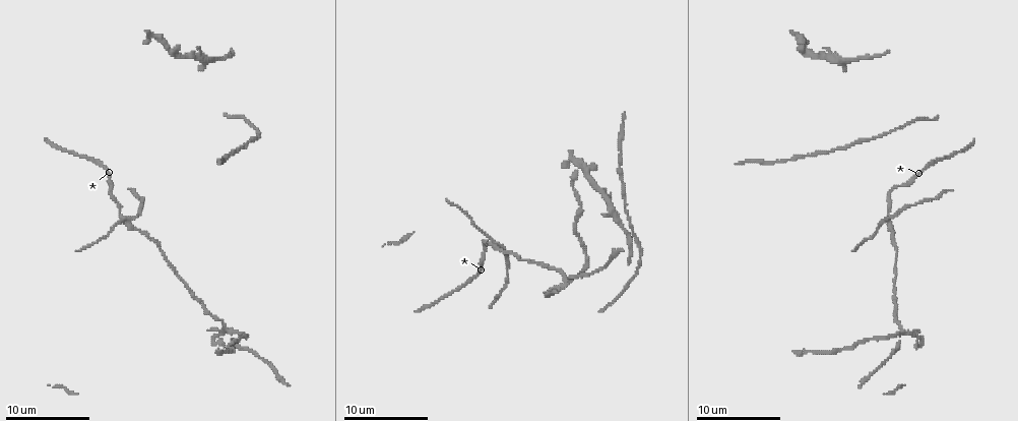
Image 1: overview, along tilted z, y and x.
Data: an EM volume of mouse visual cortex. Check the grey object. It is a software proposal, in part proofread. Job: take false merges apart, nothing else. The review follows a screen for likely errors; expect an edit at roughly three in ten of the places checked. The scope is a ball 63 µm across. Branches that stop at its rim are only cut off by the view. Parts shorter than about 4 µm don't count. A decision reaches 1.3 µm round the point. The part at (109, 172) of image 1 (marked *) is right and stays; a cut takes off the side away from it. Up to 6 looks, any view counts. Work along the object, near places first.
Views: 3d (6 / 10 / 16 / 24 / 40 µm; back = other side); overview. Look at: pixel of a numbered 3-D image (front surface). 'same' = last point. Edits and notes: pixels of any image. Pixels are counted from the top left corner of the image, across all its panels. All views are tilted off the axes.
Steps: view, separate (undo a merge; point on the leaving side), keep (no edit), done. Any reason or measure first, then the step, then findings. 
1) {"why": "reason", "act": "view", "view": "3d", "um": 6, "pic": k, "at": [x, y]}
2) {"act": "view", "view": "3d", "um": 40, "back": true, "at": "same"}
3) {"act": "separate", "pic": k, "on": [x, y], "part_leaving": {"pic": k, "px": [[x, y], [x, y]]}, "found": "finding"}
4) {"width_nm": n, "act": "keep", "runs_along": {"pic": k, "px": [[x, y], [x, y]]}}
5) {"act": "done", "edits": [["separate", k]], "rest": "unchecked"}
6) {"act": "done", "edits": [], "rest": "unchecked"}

{"why": "four or more arms meet", "act": "view", "view": "3d", "um": 6, "pic": 1, "at": [129, 221]}

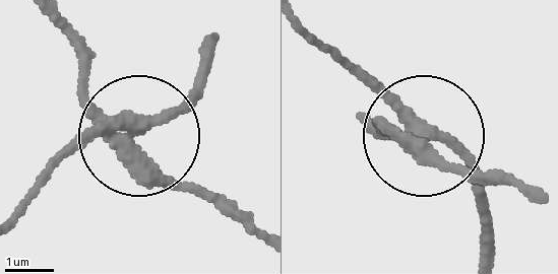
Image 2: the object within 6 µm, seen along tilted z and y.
{"arms": 4, "act": "separate", "pic": 2, "on": [191, 110], "part_leaving": {"pic": 2, "px": [[125, 125], [191, 100], [207, 47]]}, "found": "two neurons meet here"}

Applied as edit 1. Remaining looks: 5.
{"why": "three arms meet", "act": "view", "view": "3d", "um": 10, "pic": 1, "at": [614, 211]}

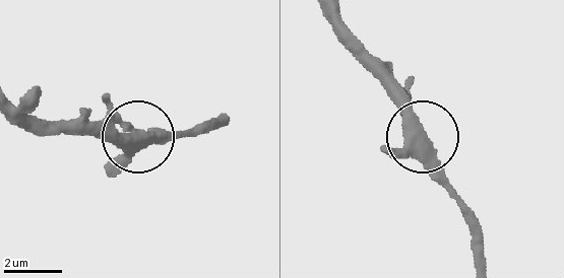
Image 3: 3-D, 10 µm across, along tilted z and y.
{"act": "keep", "found": "all the same neuron"}

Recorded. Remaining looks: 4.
{"why": "four or more arms meet", "act": "view", "view": "3d", "um": 16, "pic": 1, "at": [230, 332]}

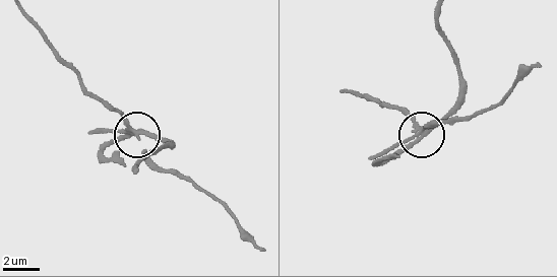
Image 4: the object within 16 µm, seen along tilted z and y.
{"width_nm": 230, "act": "separate", "pic": 4, "on": [156, 140], "found": "two neurons meet here"}

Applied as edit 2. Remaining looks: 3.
{"act": "done", "edits": [["separate", 2], ["separate", 4]], "rest": "unchecked"}

